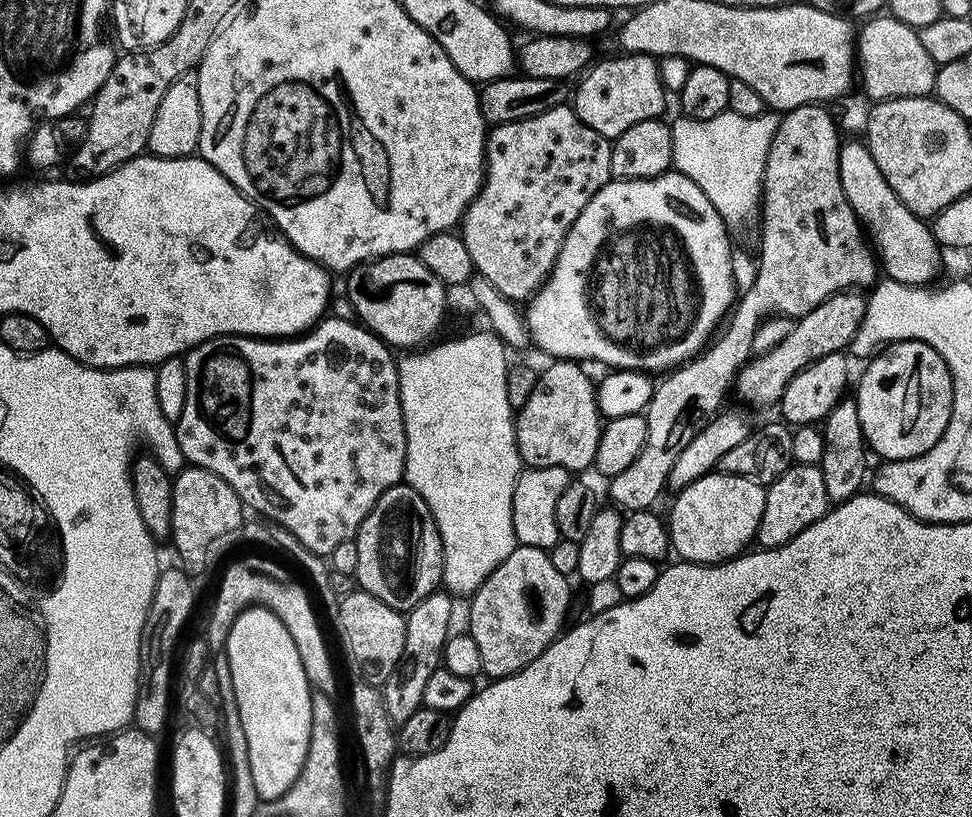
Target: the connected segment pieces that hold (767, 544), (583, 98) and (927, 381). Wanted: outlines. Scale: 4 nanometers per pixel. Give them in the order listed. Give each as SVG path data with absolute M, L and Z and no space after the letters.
M815 463L791 467L767 489L766 514L762 514L762 526L758 526L756 544L761 549L785 548L798 534L810 530L830 511L830 501L826 494L826 478Z
M626 54L618 58L598 62L585 75L587 78L574 101L576 113L583 124L611 140L621 137L640 122L661 119L670 99L660 74L659 61L655 57Z
M907 340L905 344L894 344L883 349L884 353L869 366L860 380L860 389L854 396L858 414L862 418L862 430L867 447L881 456L881 461L913 460L922 458L938 442L950 426L954 406L952 372L946 362L930 346Z

